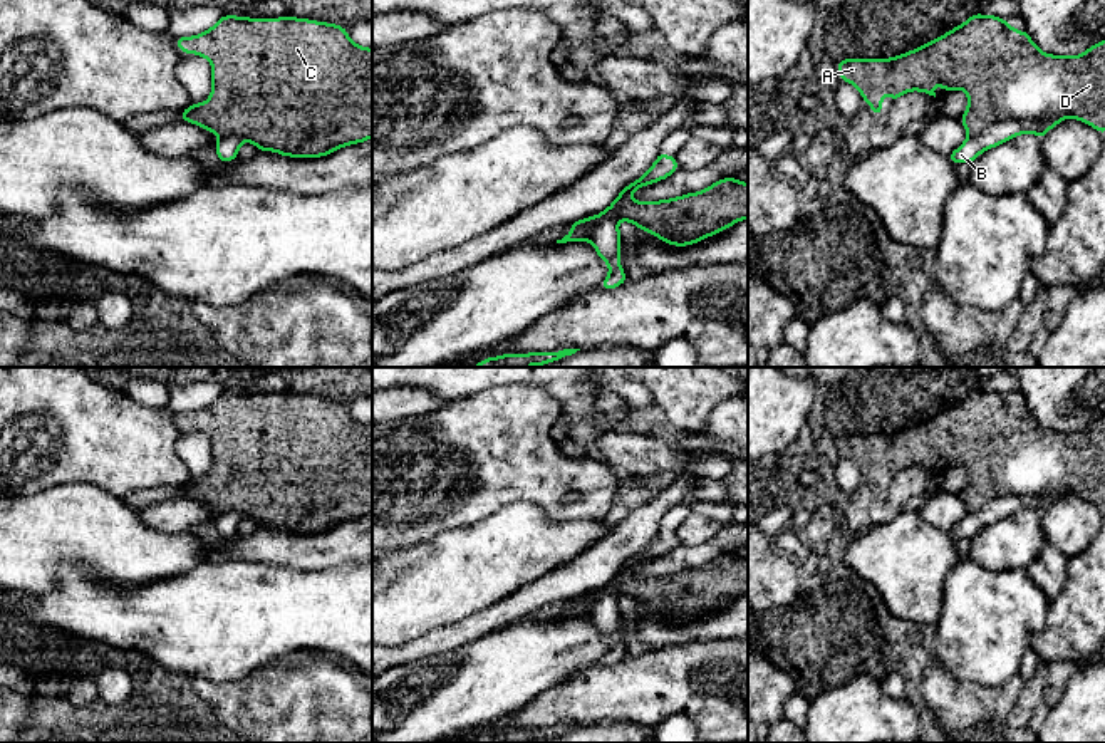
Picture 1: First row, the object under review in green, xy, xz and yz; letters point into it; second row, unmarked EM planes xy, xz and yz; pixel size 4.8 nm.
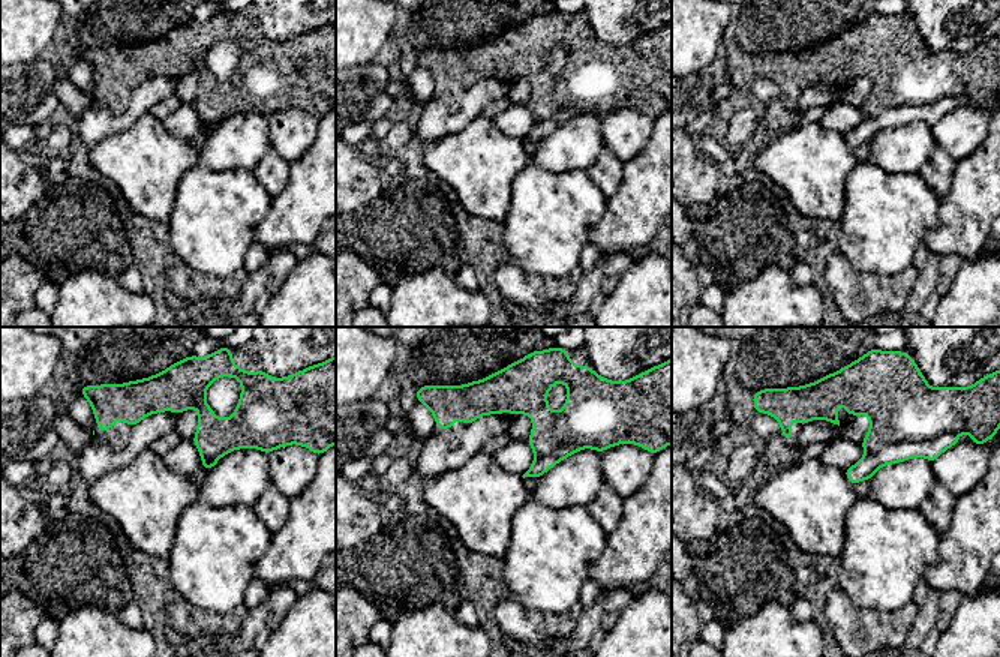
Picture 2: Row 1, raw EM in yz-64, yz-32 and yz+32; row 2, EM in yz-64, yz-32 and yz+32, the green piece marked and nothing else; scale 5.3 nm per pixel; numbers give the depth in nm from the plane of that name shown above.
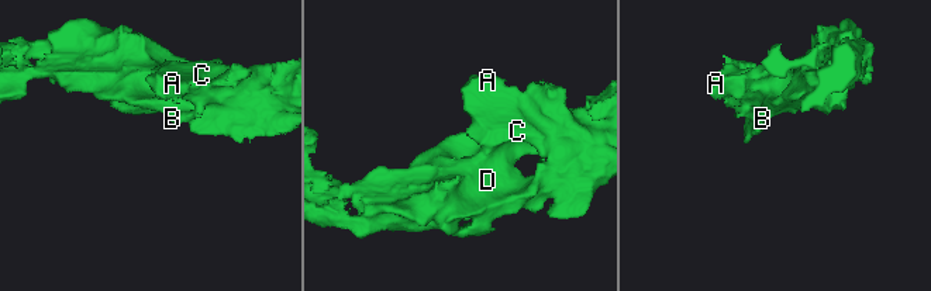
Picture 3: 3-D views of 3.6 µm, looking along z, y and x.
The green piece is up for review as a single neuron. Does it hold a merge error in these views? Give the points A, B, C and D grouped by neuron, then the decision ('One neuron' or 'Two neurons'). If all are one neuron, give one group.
Groups: A C D / B. Two neurons

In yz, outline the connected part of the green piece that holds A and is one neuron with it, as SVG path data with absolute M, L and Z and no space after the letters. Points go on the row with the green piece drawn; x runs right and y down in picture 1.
M971 15L962 25L919 49L892 59L845 59L837 62L840 81L853 84L862 99L882 116L882 94L892 101L909 91L936 97L934 84L944 91L966 91L968 109L961 117L969 136L998 121L1045 121L1075 117L1105 134L1105 40L1082 55L1043 54L1026 30L1018 32L994 15Z

